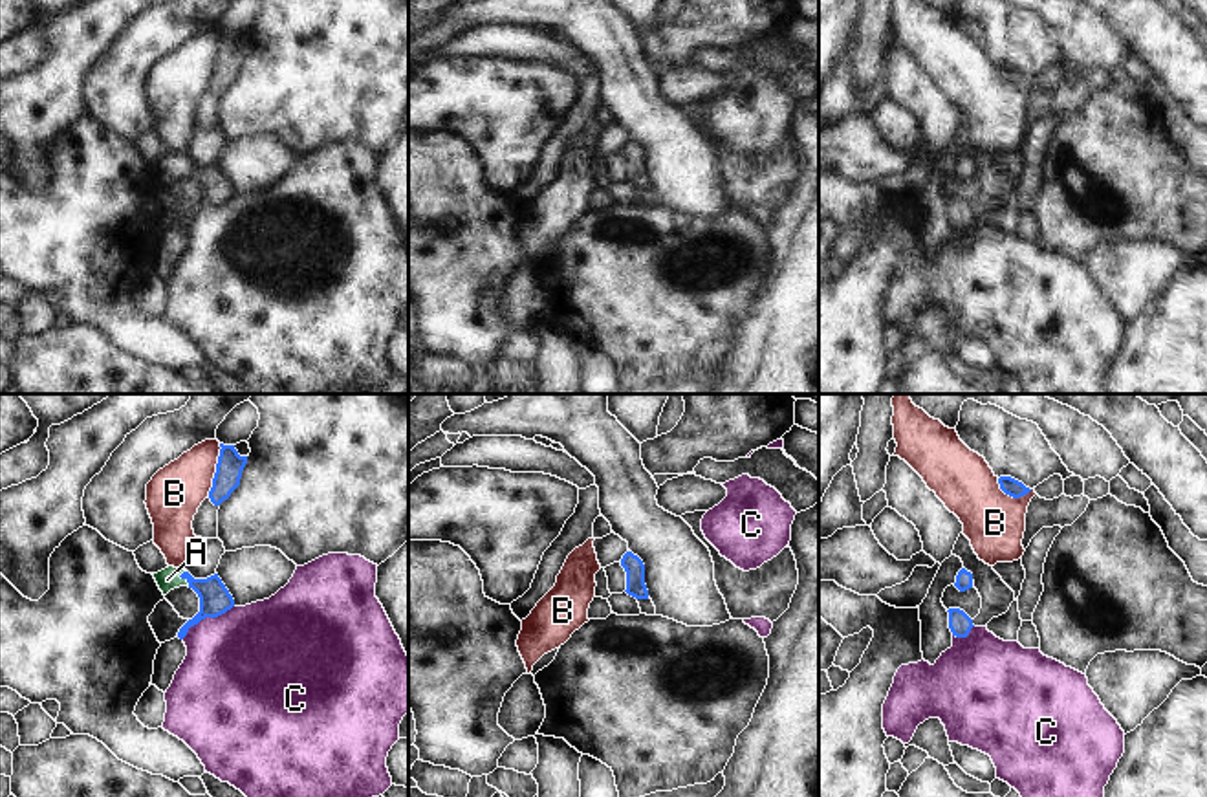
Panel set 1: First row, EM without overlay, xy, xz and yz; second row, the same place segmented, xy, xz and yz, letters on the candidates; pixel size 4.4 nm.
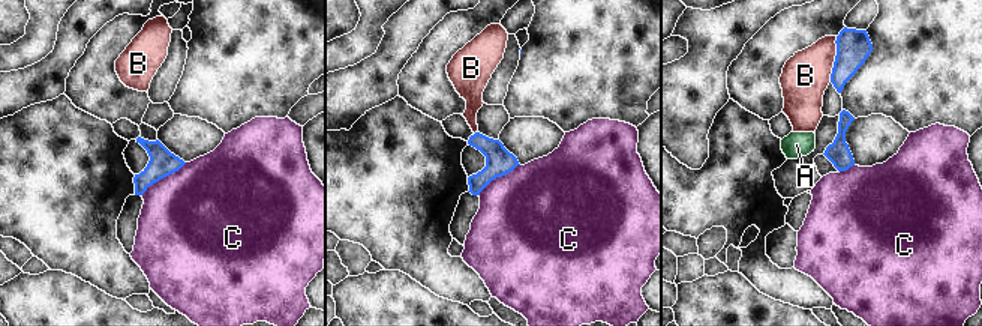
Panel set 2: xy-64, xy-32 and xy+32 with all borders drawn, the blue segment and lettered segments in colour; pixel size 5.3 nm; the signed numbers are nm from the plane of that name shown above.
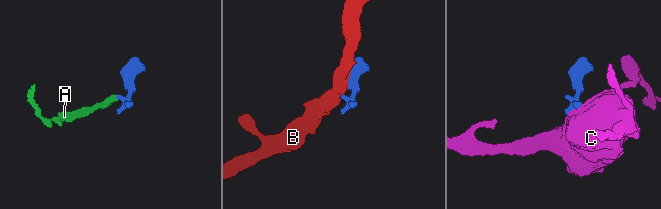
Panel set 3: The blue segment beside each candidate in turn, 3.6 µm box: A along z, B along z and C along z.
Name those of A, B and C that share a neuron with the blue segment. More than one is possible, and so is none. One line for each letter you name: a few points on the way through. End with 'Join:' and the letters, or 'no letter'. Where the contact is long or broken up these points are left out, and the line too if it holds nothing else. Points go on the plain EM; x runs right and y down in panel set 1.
A: Path across: xy (215, 189), (202, 176), (182, 167), (167, 169)
Join: A

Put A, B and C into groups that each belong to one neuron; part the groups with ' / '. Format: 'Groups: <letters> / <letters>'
Groups: A / B / C

